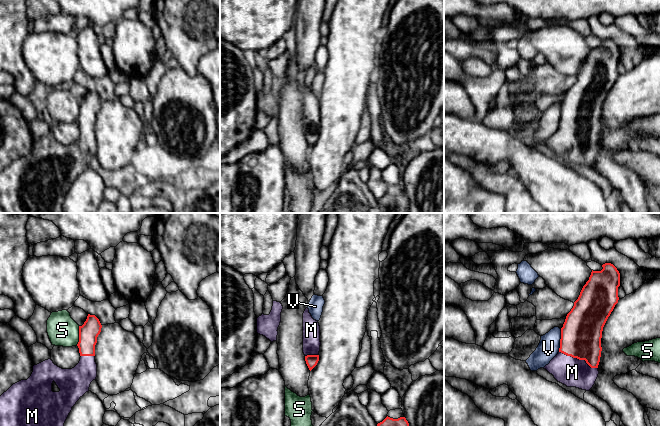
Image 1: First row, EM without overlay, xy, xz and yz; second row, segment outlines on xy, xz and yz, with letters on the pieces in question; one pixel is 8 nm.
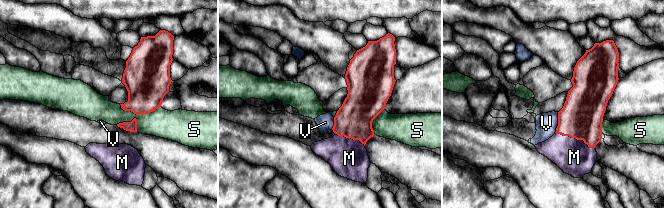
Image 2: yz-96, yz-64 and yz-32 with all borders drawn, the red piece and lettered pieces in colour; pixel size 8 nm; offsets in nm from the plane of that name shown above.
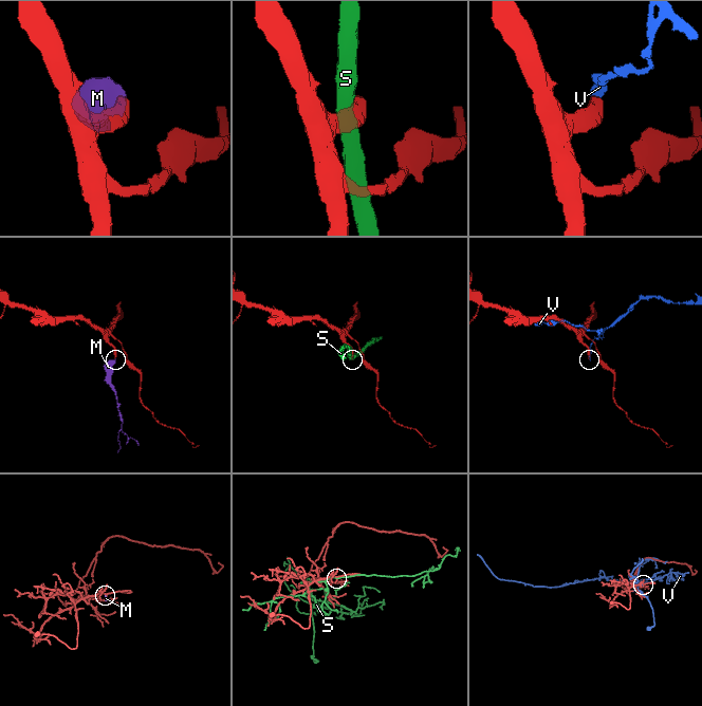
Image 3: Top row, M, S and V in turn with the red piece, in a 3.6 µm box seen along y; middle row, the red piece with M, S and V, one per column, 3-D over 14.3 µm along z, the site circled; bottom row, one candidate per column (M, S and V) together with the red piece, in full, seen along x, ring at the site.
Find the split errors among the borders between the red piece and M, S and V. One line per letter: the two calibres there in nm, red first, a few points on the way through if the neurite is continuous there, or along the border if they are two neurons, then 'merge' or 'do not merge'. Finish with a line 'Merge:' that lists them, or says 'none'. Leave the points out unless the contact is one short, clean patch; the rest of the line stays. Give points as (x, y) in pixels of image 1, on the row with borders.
M: 320/240 nm | across yz (581, 334), (578, 358), (572, 372) | merge
S: 160/240 nm | along xy (79, 326), (79, 341), (76, 345) | do not merge
V: 320/170 nm | do not merge
Merge: M

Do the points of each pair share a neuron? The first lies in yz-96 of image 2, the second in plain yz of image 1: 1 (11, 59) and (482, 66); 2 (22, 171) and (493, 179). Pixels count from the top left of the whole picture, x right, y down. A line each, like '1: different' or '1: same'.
1: same
2: different

